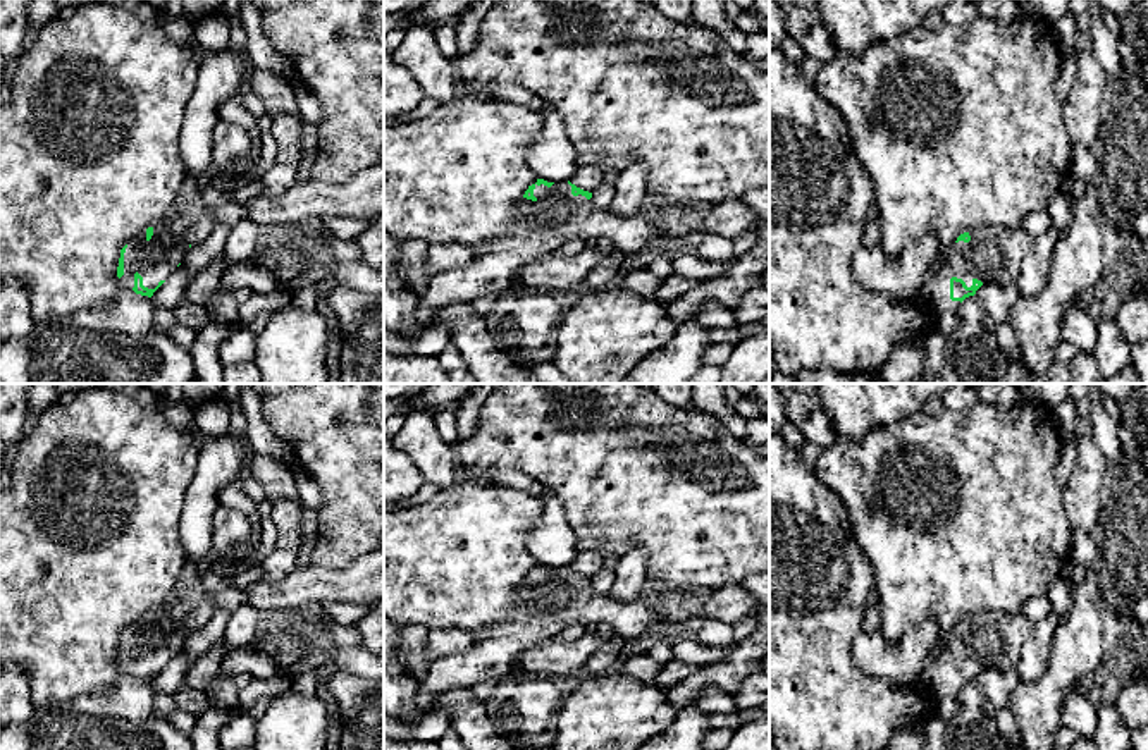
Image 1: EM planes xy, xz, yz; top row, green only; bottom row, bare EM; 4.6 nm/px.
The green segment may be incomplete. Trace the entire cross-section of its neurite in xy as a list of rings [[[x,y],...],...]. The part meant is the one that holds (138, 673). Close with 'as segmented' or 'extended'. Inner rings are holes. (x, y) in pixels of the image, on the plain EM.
[[[188,562],[167,600],[120,635],[120,674],[151,683],[181,650],[193,630],[208,623],[213,606],[201,587],[198,564]]] | extended

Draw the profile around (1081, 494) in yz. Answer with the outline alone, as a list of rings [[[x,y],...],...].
[[[1074,437],[1077,459],[1064,485],[1064,511],[1074,532],[1091,535],[1102,511],[1100,490],[1107,471],[1105,456],[1093,437]]]

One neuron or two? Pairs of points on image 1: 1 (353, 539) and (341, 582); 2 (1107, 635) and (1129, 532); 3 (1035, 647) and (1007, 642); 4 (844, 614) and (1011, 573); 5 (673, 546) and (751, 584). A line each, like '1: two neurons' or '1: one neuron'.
1: two neurons
2: two neurons
3: two neurons
4: two neurons
5: two neurons

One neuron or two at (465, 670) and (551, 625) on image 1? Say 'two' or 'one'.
one

